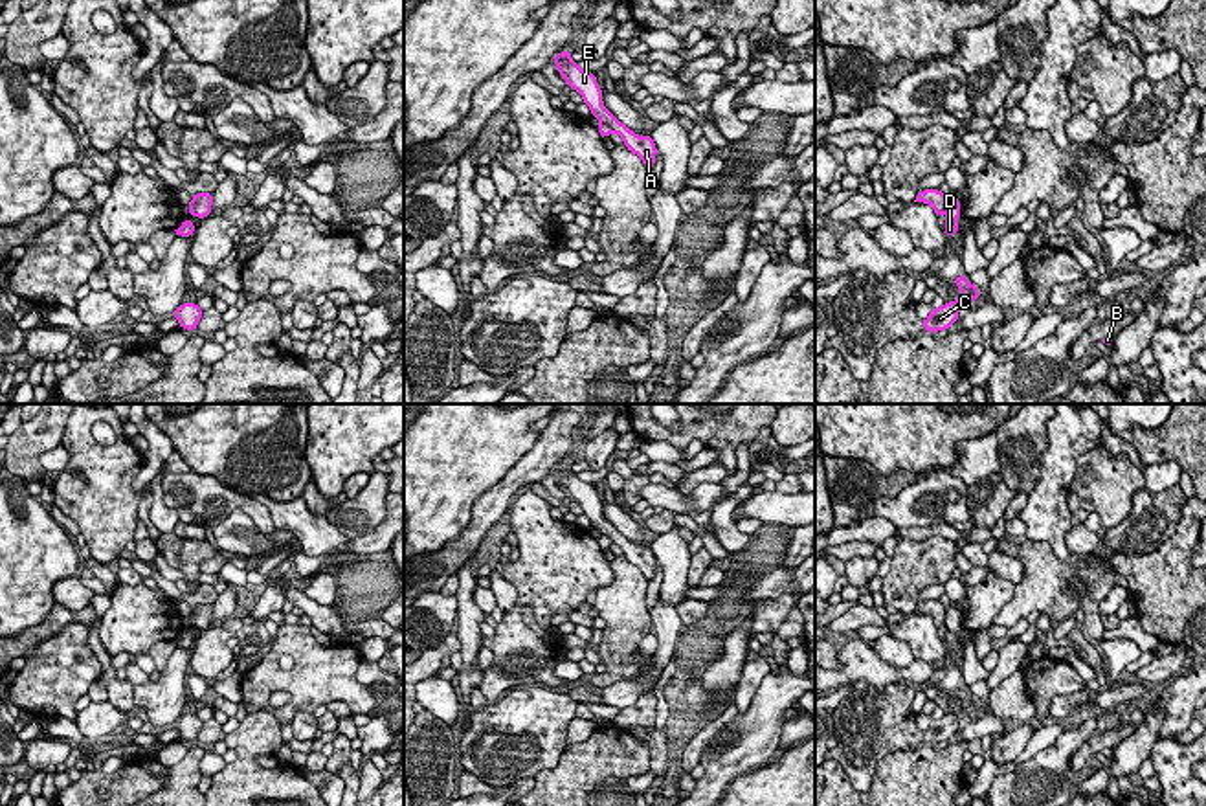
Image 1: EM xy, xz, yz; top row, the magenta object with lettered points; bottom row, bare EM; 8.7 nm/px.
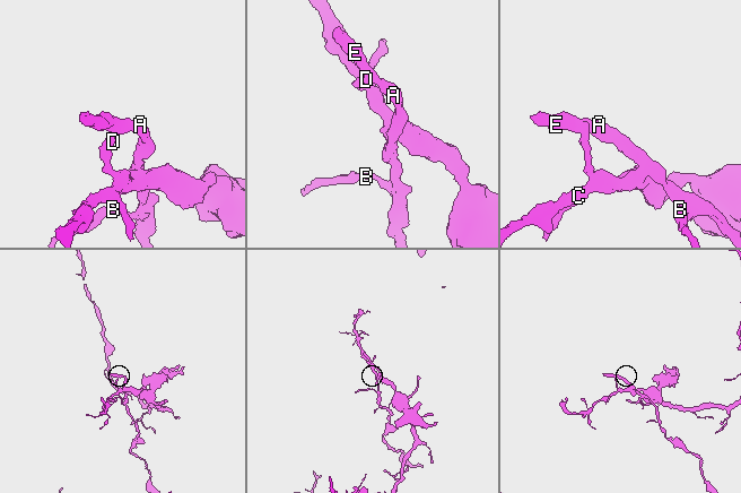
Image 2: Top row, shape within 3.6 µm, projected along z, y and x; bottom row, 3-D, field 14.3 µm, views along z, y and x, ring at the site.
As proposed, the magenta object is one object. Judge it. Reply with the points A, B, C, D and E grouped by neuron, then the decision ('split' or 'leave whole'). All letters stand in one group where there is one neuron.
A B E / C D | split

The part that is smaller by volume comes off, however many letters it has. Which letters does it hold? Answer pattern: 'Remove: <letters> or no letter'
Remove: A, B, E

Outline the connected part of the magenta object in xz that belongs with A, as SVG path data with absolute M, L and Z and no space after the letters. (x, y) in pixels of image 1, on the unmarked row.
M571 461L560 463L553 474L558 477L558 483L565 494L580 503L584 514L591 521L591 527L595 527L600 534L609 536L611 542L622 549L626 560L642 571L648 582L653 580L657 558L652 547L635 545L604 518L602 499L598 498L595 485L582 481L571 470Z

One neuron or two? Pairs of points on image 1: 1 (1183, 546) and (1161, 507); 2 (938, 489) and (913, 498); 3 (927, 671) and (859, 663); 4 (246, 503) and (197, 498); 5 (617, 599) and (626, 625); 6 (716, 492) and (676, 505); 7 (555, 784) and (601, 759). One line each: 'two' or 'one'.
1: two
2: one
3: one
4: one
5: one
6: one
7: one

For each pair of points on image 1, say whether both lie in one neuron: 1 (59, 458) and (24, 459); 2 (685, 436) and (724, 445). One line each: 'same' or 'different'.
1: different
2: same

